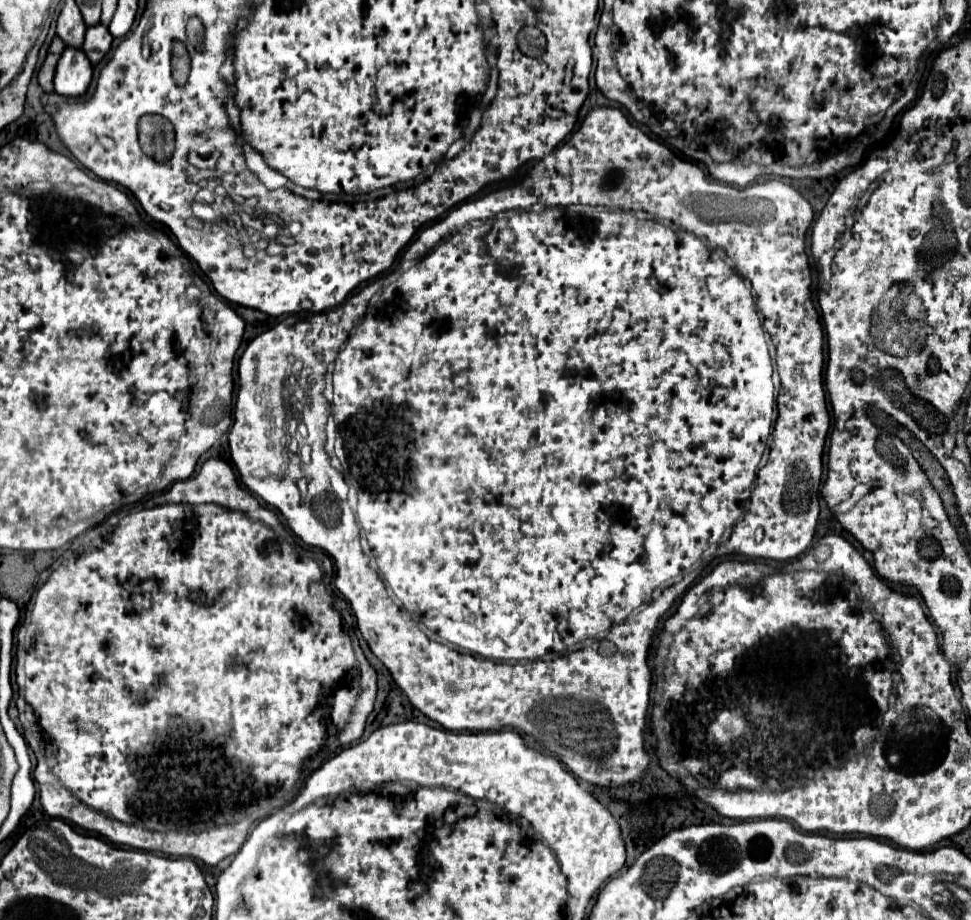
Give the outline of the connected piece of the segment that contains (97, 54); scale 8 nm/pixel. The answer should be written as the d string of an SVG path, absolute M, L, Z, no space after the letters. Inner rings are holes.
M98 23L94 27L88 27L86 41L84 41L82 49L92 59L92 63L98 63L106 55L106 51L110 49L110 45L112 45L112 35L106 25Z

